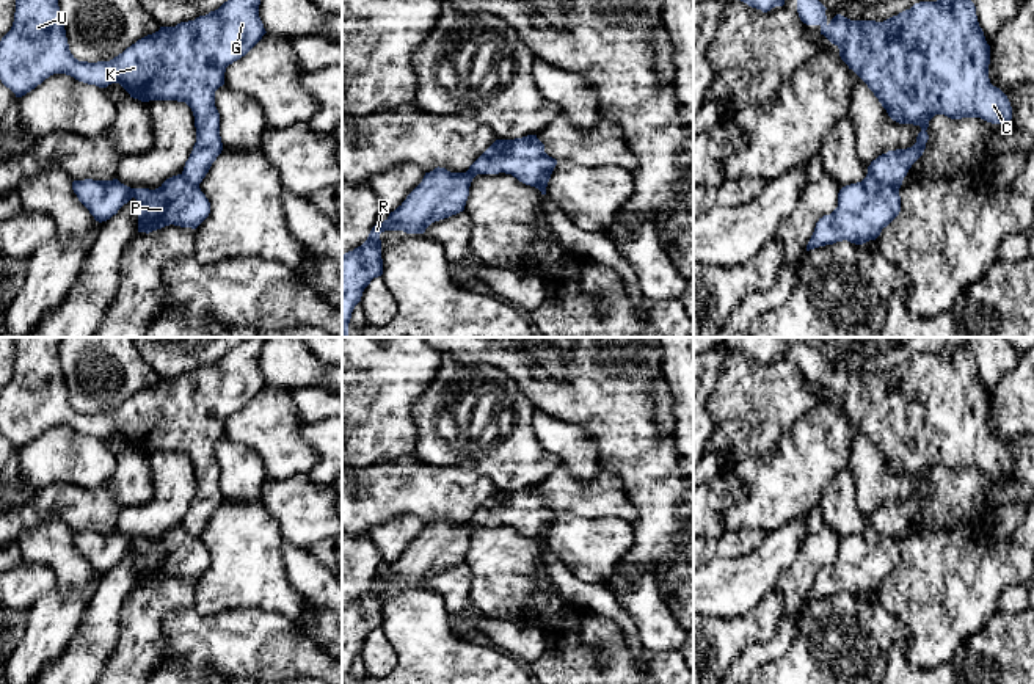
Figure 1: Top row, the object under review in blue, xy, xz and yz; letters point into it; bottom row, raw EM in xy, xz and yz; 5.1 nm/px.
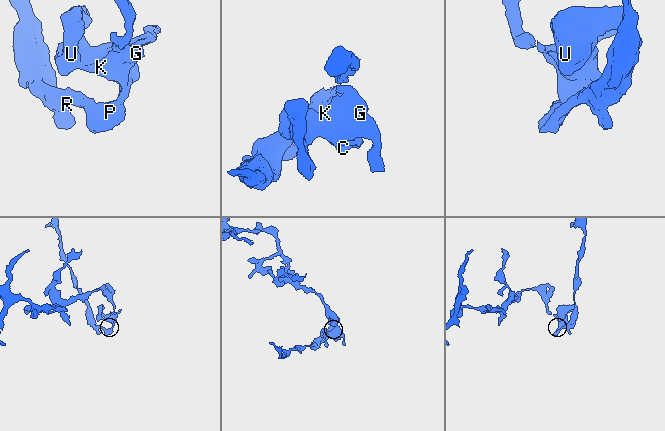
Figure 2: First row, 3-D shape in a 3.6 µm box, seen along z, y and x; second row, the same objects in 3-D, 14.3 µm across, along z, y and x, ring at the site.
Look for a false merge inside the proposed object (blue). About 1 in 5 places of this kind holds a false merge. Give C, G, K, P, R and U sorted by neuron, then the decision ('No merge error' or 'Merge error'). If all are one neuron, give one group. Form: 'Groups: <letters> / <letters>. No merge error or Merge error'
Groups: C G K U / P R. Merge error

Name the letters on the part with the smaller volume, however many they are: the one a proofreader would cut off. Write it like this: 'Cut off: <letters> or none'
Cut off: P, R

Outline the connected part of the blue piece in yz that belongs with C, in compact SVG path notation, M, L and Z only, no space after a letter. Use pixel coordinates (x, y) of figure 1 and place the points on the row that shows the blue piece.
M797 0L800 20L821 27L821 35L839 49L841 60L868 85L888 116L899 124L921 127L912 147L888 151L871 162L868 173L877 180L902 185L926 149L926 130L935 115L951 119L981 118L992 124L1010 122L1010 102L988 78L990 45L971 0L919 2L883 22L850 20L841 14L828 22L825 9L819 0Z

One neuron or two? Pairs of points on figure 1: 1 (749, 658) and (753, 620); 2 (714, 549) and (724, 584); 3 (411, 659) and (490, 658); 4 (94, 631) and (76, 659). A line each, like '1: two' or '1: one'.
1: two
2: two
3: one
4: one

